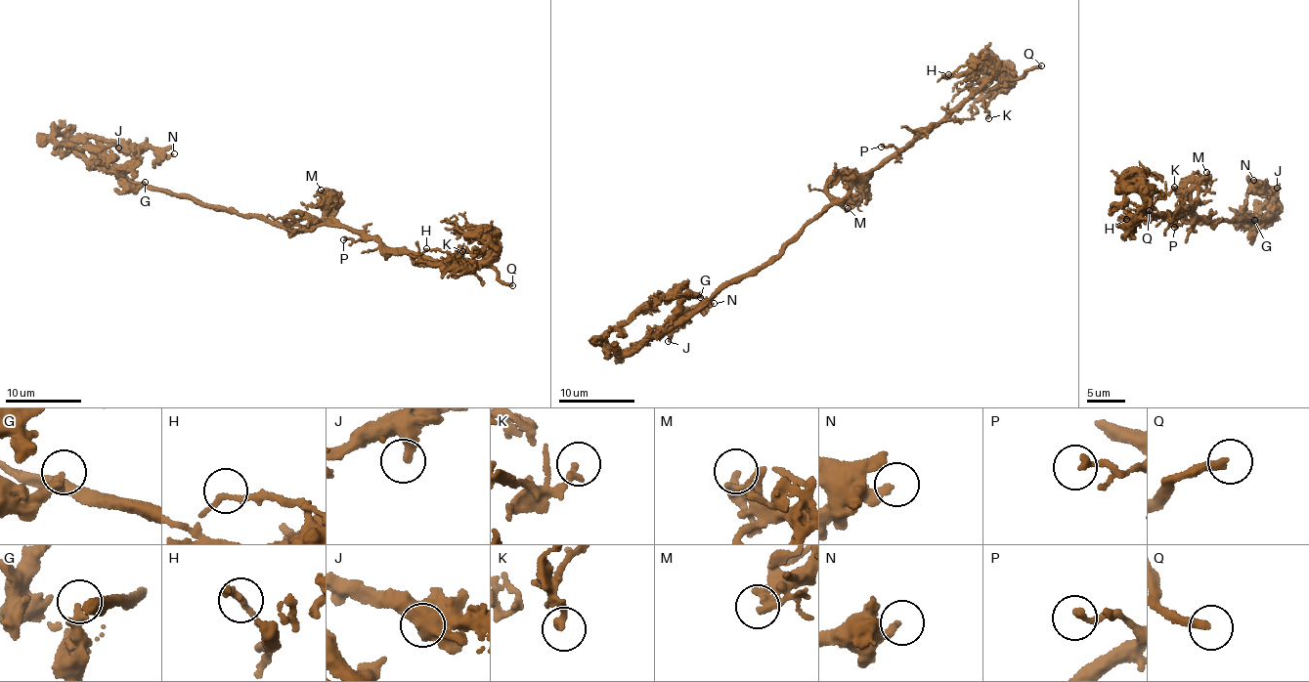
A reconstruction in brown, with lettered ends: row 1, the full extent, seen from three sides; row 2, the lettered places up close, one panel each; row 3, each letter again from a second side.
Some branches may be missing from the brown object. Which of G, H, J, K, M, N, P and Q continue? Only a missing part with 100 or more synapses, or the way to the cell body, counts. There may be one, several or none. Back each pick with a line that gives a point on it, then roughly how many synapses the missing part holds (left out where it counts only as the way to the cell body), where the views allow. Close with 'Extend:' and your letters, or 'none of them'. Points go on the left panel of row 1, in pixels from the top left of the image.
Q: place (512, 285)
Extend: Q

